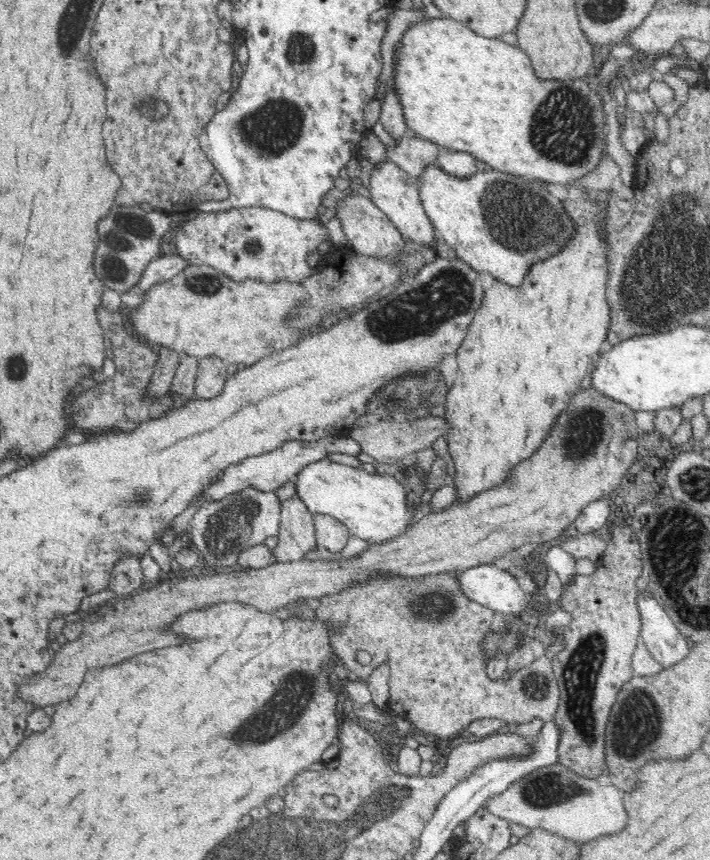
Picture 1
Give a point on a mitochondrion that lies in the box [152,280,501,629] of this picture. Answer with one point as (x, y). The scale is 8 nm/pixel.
(235, 517)

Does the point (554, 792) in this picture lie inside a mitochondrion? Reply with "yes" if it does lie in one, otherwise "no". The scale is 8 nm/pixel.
yes

